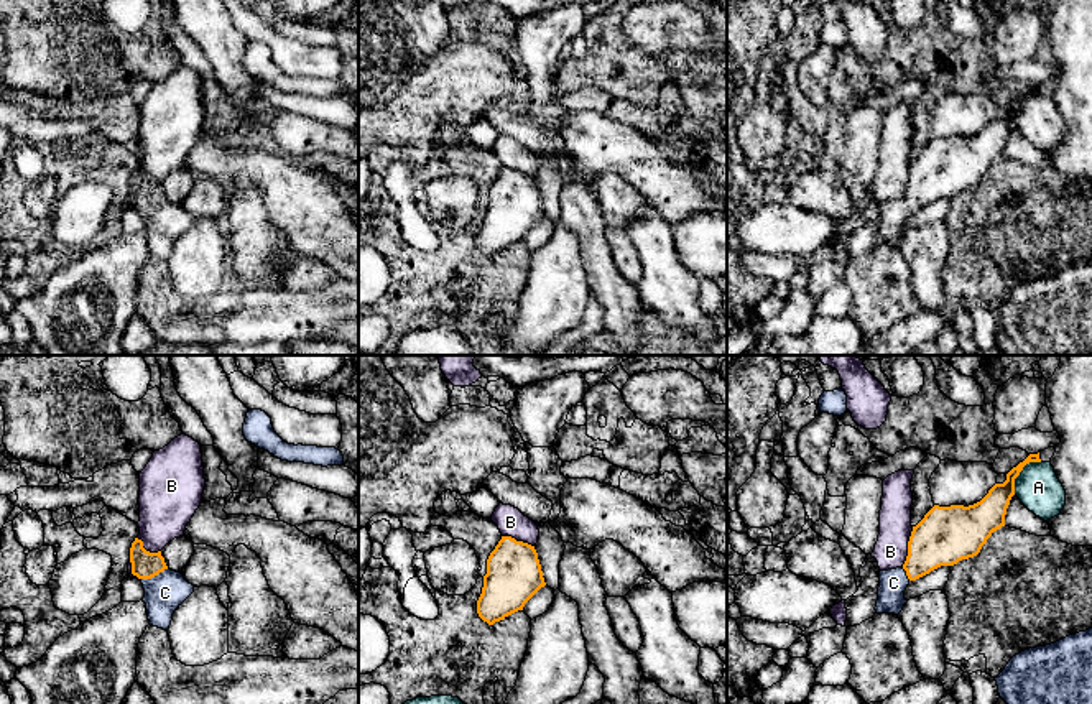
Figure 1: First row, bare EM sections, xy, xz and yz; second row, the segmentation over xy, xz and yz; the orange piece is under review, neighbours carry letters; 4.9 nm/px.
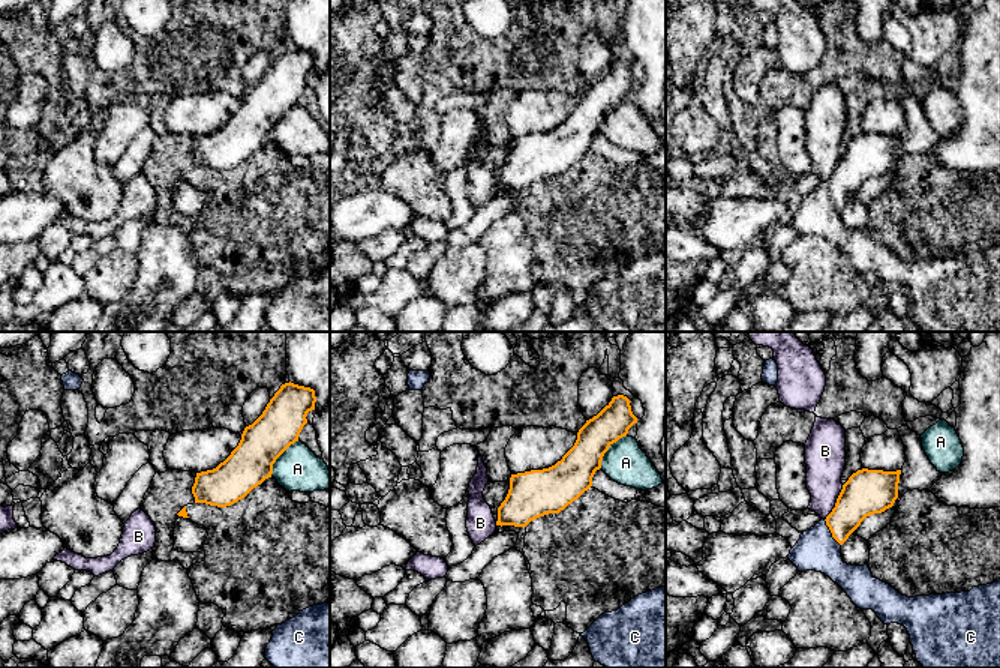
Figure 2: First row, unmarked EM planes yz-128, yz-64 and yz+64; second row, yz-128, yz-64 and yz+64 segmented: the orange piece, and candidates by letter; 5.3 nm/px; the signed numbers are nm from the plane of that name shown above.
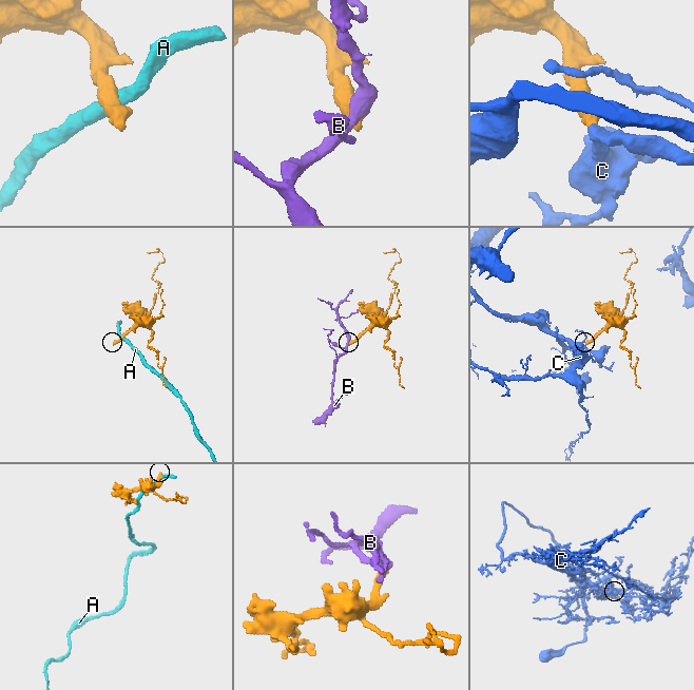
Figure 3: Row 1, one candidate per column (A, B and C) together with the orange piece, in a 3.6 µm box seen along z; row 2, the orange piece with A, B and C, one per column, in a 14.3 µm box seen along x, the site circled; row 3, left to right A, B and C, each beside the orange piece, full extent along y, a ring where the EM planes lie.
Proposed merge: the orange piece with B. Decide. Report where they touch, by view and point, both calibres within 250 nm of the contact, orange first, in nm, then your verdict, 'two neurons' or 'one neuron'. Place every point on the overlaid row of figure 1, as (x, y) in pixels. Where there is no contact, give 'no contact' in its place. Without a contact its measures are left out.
yz (908, 546) | 280/160 nm | two neurons

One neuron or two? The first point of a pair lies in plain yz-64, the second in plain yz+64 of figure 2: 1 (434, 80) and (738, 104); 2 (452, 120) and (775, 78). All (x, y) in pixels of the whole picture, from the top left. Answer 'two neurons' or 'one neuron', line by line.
1: two neurons
2: two neurons

